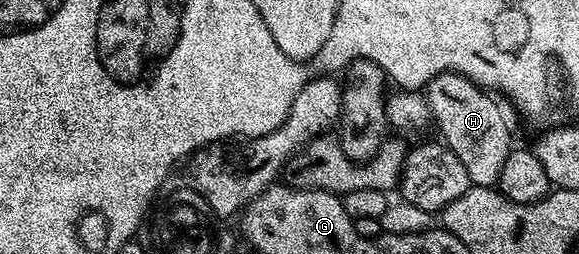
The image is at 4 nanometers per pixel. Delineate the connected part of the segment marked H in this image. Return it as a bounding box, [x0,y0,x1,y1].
[425,71,513,187]

